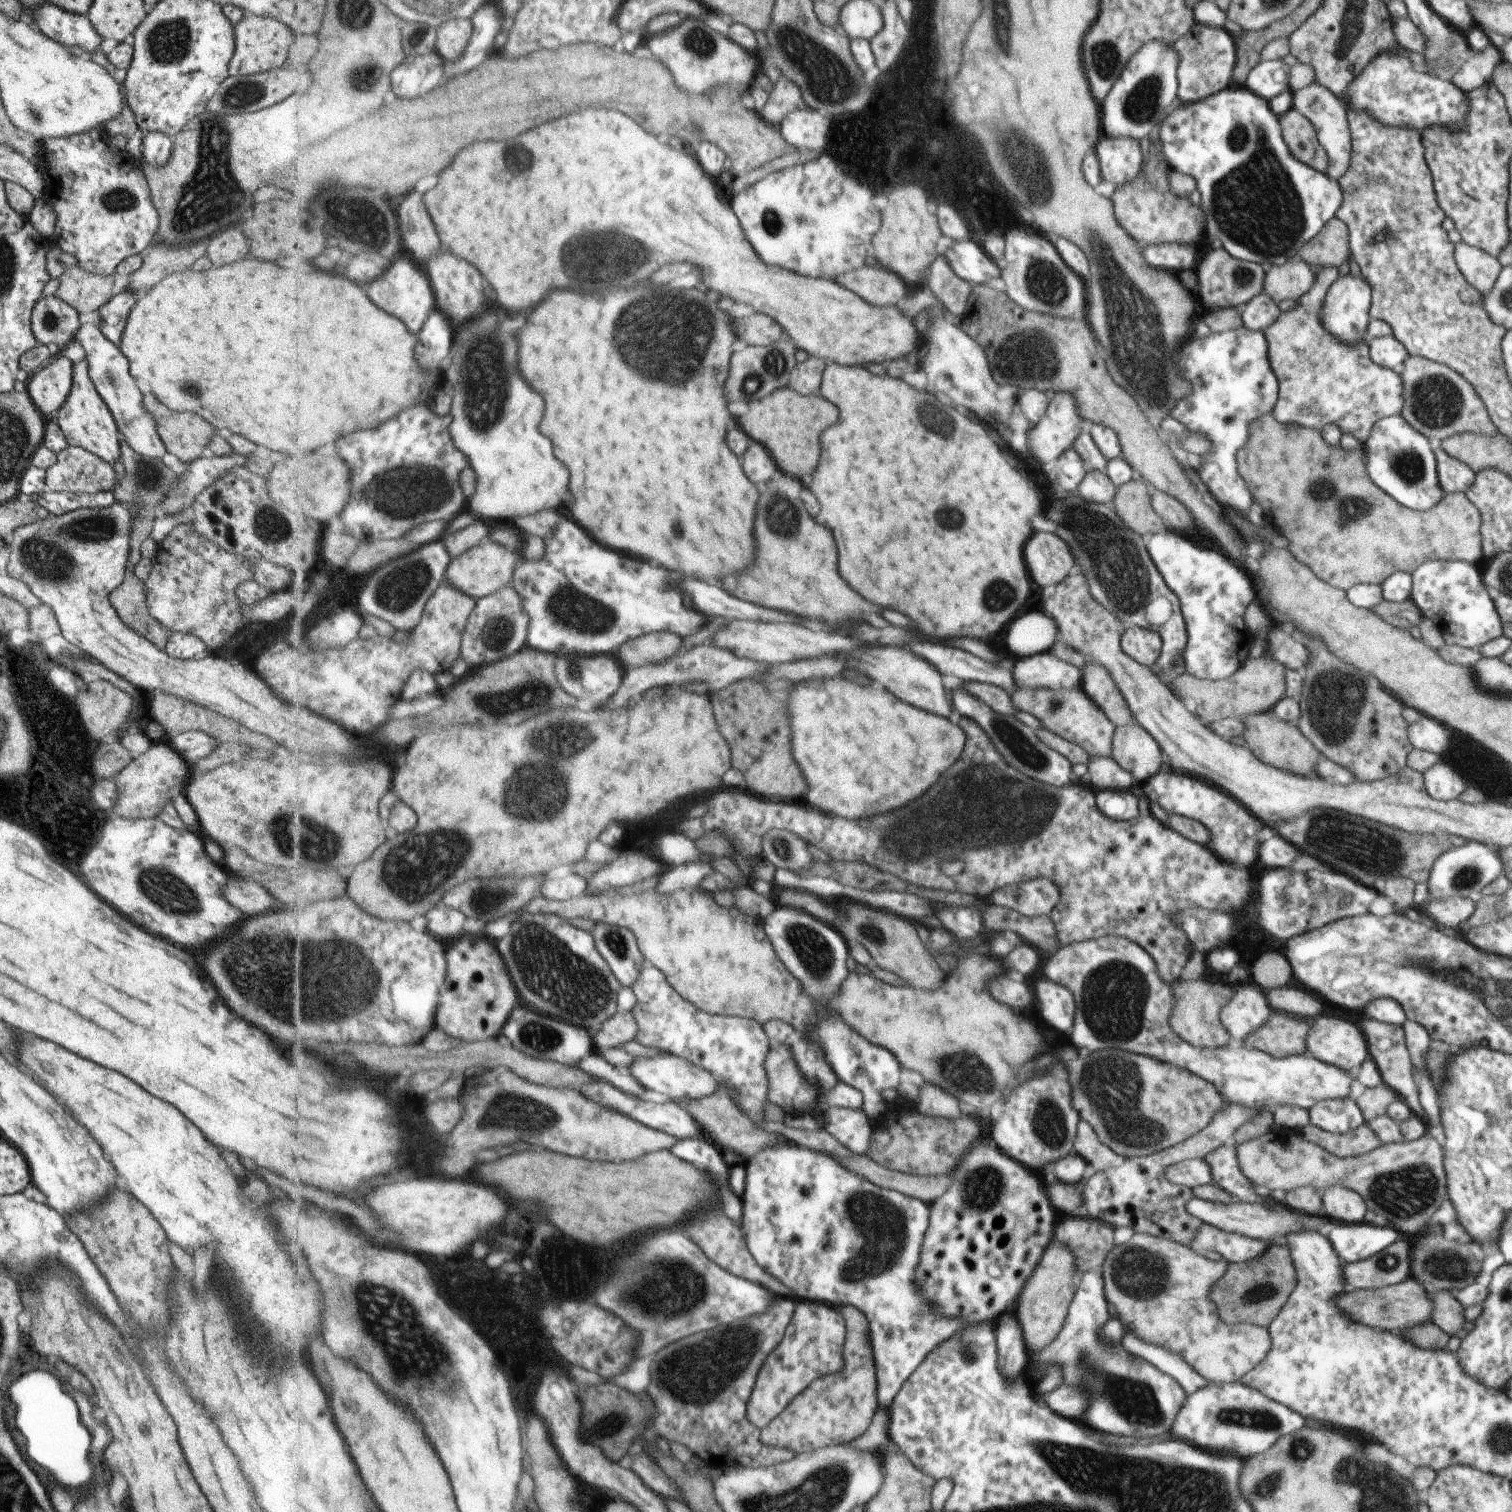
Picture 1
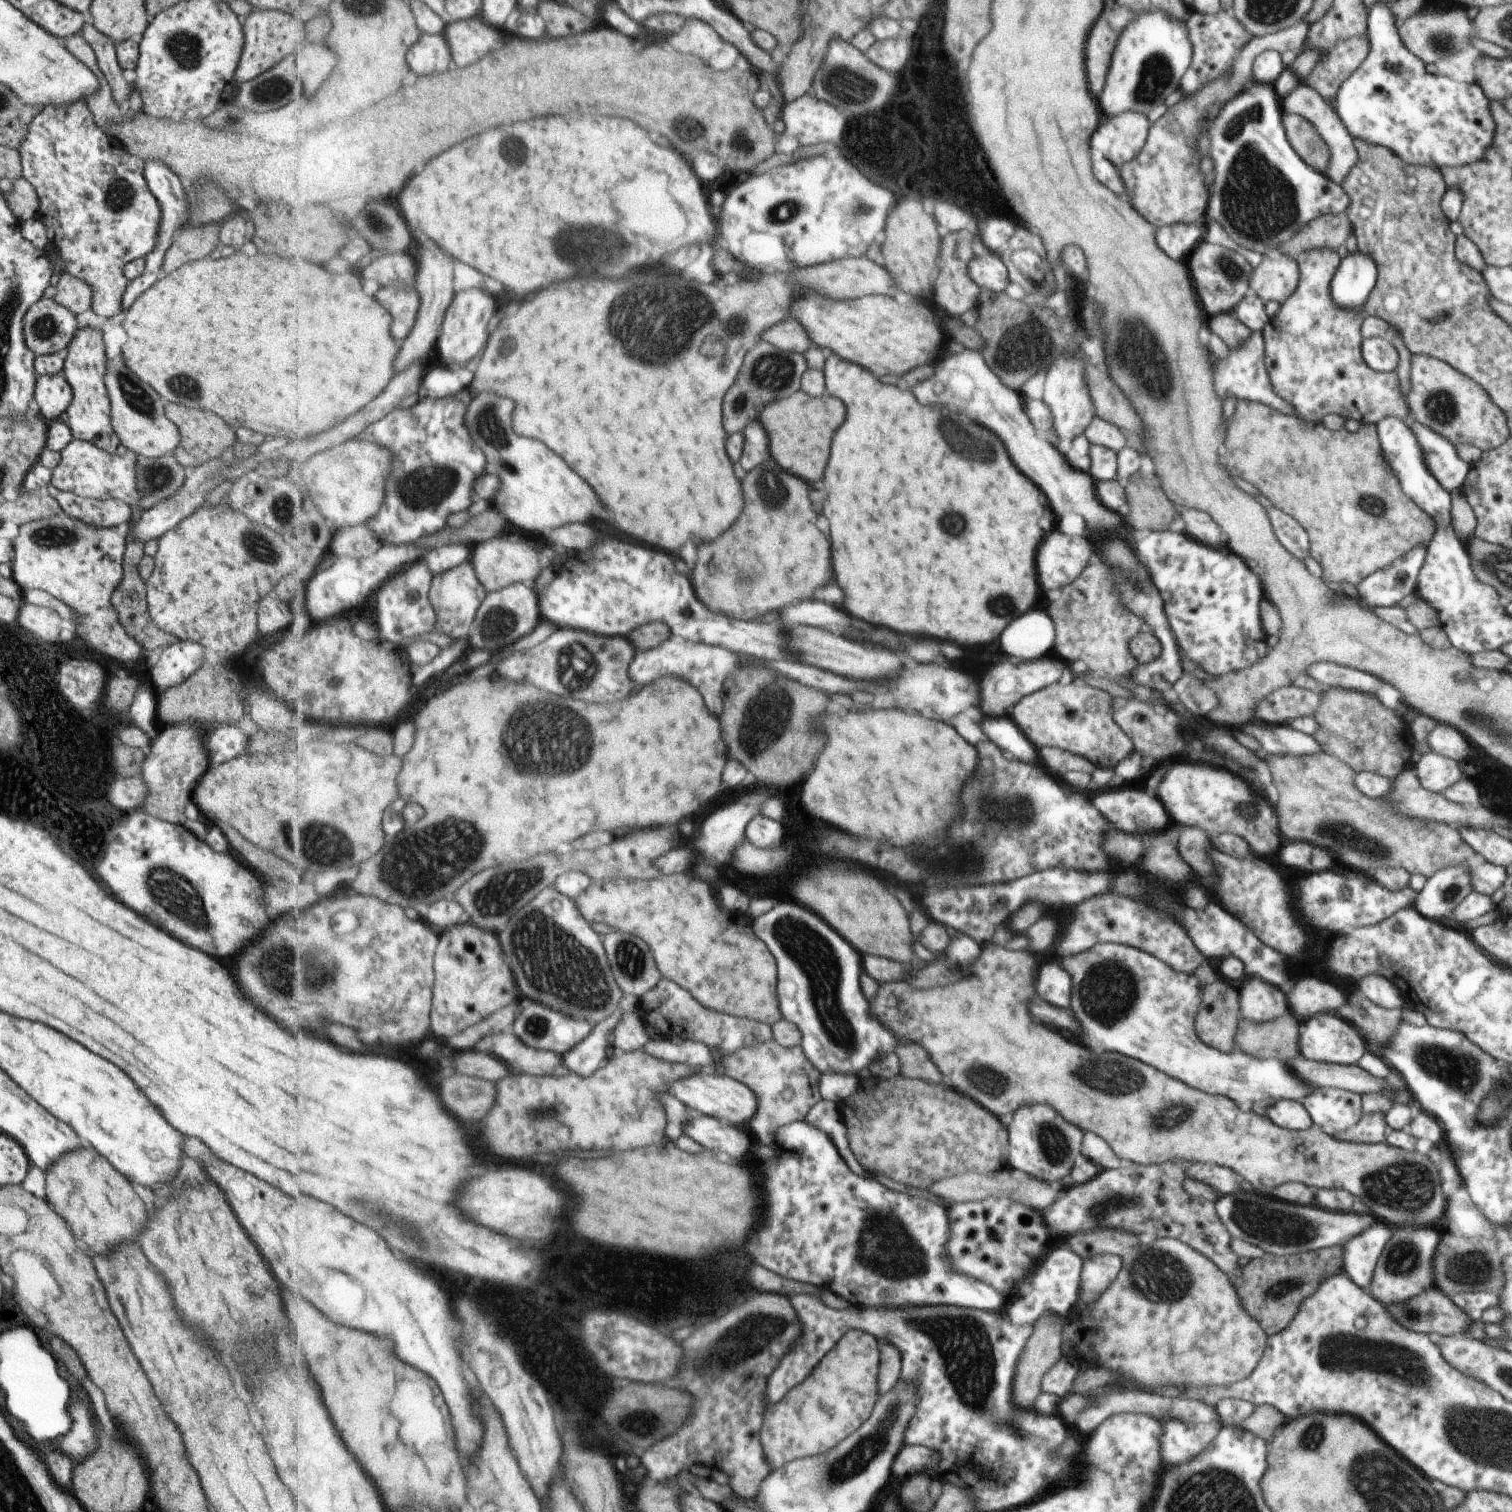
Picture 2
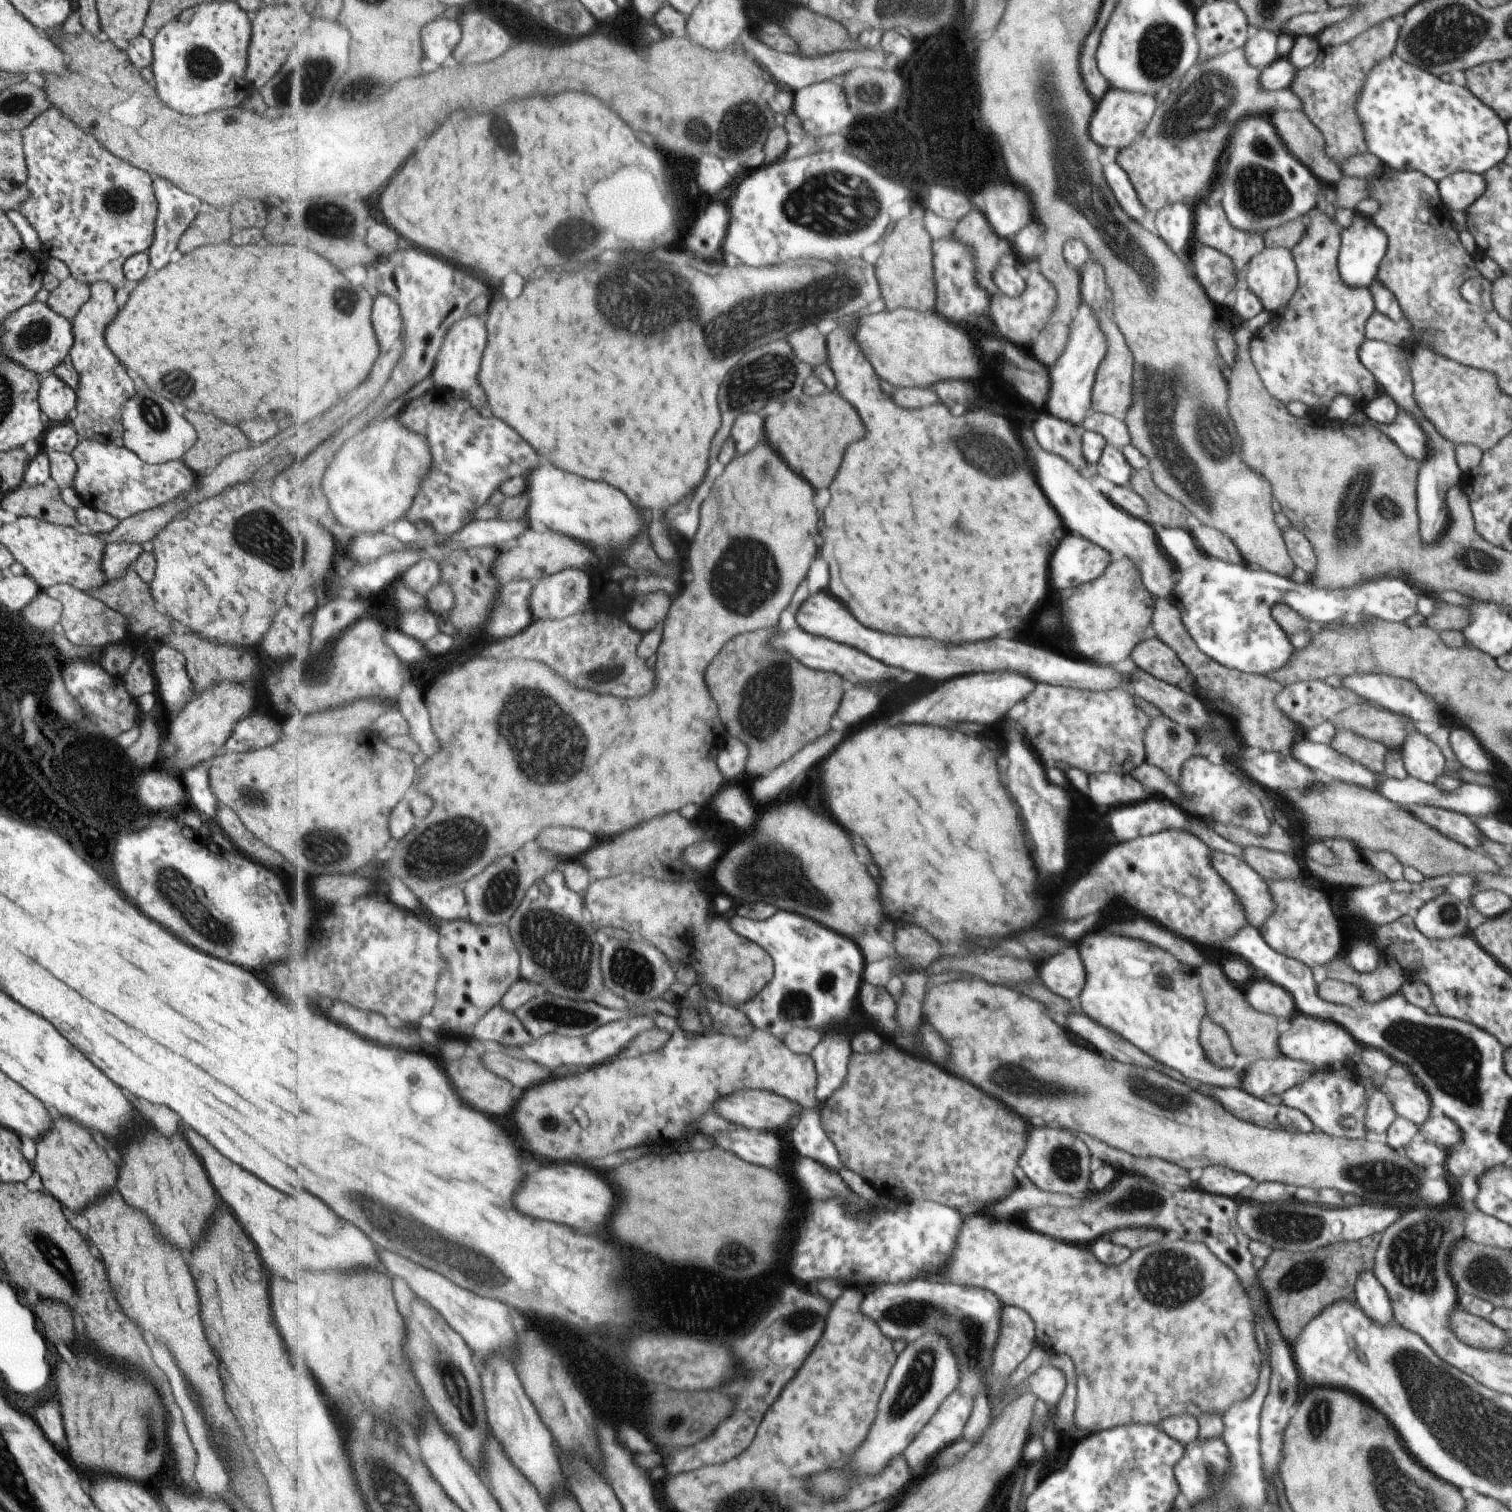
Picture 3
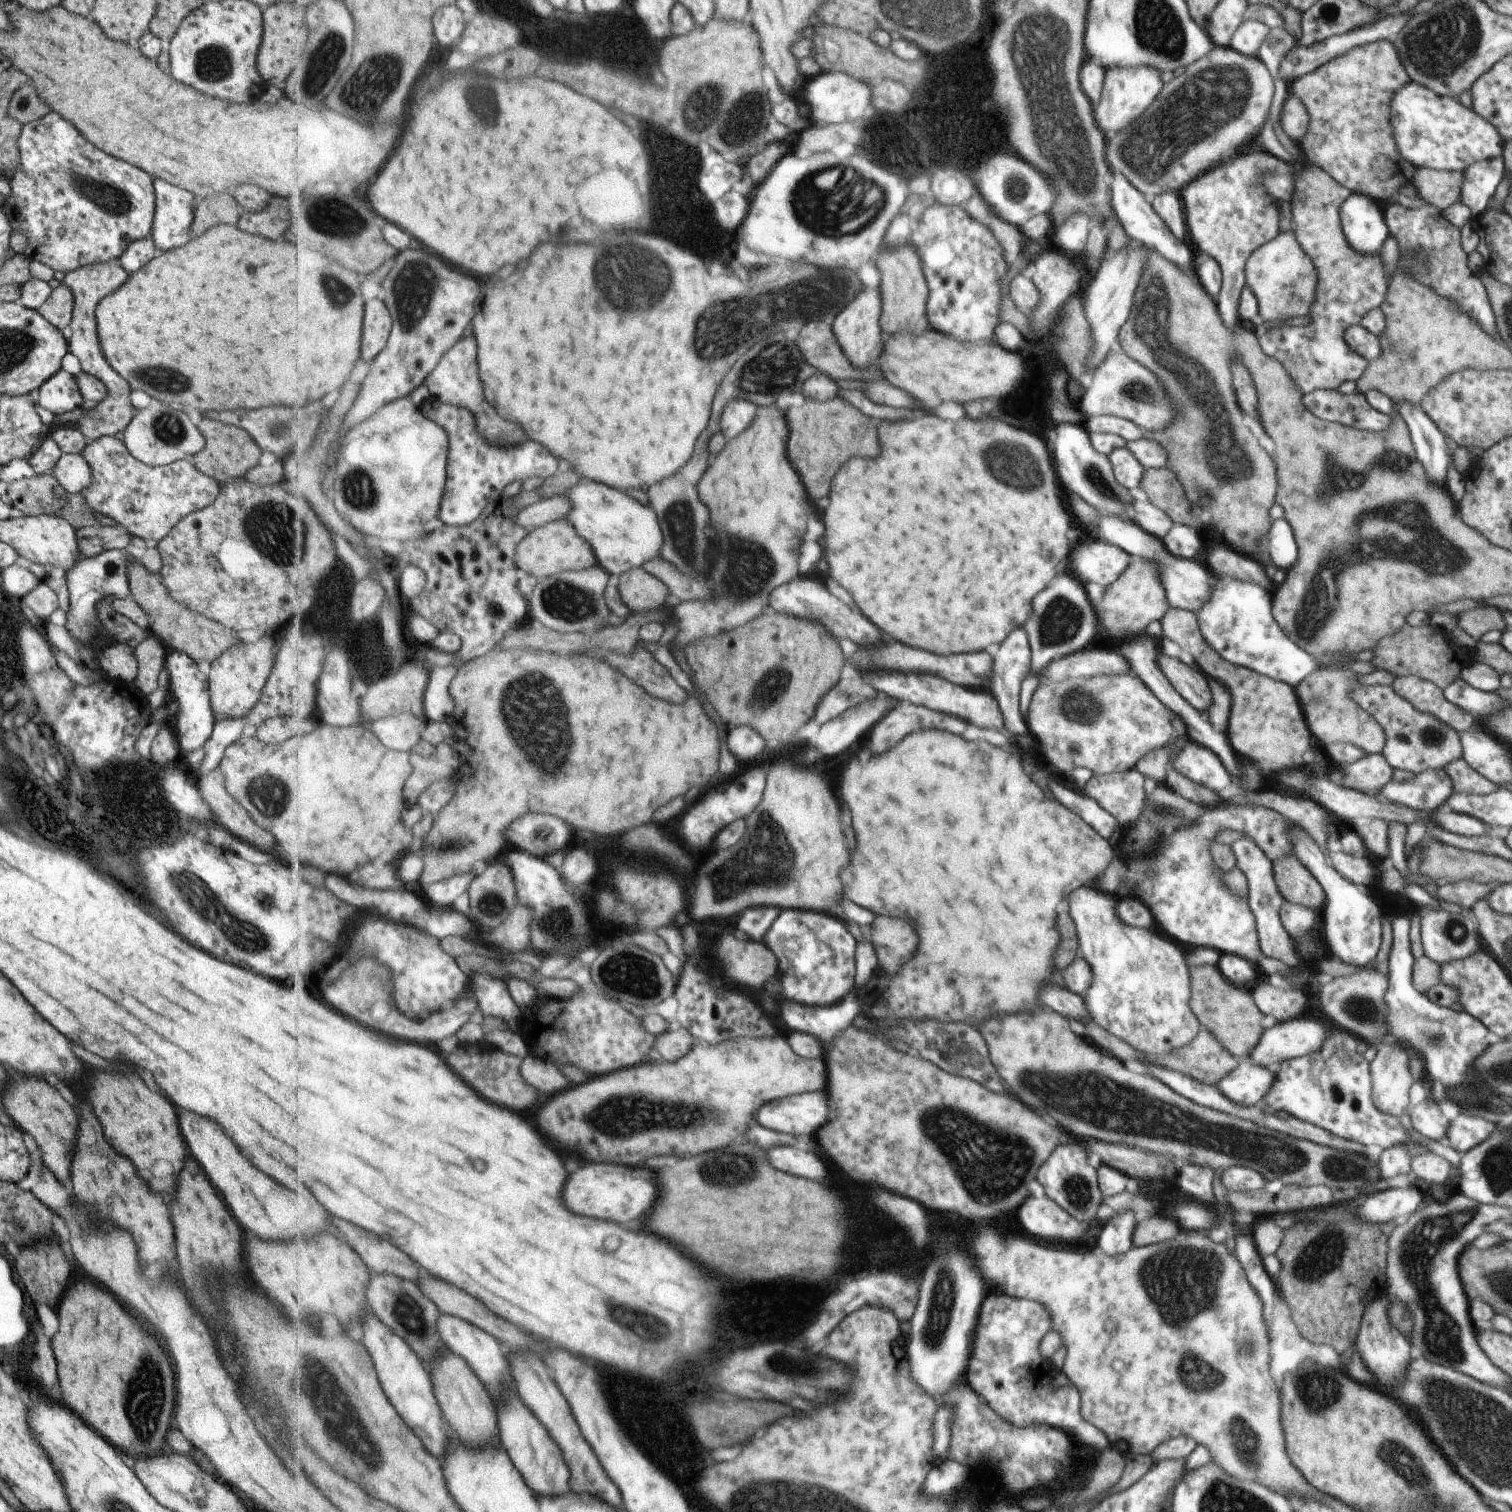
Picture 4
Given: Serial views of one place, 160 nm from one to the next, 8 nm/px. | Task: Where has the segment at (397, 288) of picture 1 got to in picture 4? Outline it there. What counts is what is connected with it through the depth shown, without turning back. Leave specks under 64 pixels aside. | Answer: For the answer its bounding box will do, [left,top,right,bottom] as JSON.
[360,299,393,362]

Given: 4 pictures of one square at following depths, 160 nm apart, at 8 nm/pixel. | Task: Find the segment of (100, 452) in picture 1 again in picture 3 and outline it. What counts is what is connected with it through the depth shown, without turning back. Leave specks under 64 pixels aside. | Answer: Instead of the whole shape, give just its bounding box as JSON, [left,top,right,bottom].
[68,281,133,443]

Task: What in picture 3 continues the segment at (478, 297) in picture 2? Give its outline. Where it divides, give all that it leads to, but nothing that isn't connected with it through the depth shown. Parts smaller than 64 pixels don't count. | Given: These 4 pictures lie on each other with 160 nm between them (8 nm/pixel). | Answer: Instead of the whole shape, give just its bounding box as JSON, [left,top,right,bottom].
[432,312,490,412]

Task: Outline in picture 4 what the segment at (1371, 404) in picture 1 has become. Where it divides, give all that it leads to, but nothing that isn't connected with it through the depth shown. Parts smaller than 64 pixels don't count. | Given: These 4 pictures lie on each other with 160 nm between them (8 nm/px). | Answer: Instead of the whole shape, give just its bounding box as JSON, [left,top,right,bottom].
[1260,165,1390,394]

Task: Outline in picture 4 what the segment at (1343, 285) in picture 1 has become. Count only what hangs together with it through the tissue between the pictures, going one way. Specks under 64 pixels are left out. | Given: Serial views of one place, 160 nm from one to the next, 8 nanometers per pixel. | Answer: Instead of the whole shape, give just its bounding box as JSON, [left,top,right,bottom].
[1340,193,1388,253]

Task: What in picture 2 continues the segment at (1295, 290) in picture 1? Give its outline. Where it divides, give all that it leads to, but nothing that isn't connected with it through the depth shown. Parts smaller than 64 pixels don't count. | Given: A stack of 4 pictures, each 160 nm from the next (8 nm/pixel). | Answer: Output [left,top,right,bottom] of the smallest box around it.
[1248,253,1300,303]

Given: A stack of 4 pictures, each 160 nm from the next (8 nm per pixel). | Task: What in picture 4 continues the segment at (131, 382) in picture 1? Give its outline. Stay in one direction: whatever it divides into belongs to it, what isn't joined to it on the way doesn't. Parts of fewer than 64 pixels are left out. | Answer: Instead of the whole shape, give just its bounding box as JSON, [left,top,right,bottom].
[122,398,204,467]

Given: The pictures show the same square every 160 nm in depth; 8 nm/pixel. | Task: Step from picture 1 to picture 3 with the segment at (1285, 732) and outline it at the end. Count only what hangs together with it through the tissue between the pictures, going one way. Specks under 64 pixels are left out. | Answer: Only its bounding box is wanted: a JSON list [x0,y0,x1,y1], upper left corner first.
[1287,780,1500,879]

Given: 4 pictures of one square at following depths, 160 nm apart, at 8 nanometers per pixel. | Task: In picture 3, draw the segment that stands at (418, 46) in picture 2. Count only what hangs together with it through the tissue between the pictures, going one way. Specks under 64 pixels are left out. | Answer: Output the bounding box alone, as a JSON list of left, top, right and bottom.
[422,17,463,66]

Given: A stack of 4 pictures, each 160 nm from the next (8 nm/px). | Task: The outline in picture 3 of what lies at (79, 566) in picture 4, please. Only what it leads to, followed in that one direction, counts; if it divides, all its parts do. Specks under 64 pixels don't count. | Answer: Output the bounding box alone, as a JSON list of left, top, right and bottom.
[100,543,141,581]

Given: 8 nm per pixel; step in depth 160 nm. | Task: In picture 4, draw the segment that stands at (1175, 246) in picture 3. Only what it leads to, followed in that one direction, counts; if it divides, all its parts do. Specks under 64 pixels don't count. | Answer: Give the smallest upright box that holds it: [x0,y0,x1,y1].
[1150,191,1187,240]

